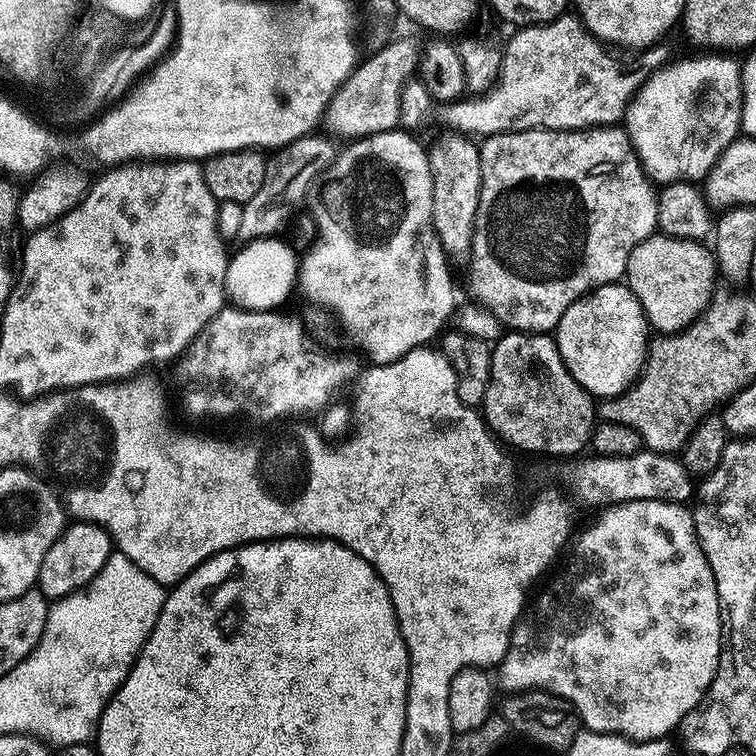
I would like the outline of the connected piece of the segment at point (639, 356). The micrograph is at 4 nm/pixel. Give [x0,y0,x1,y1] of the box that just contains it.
[554,282,650,398]

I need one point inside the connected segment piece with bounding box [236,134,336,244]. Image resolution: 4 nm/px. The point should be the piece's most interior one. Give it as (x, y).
(278, 198)

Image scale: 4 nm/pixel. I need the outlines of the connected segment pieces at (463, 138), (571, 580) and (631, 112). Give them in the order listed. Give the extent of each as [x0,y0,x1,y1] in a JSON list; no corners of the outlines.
[[428,134,482,258],[498,500,722,742],[622,54,742,185]]

